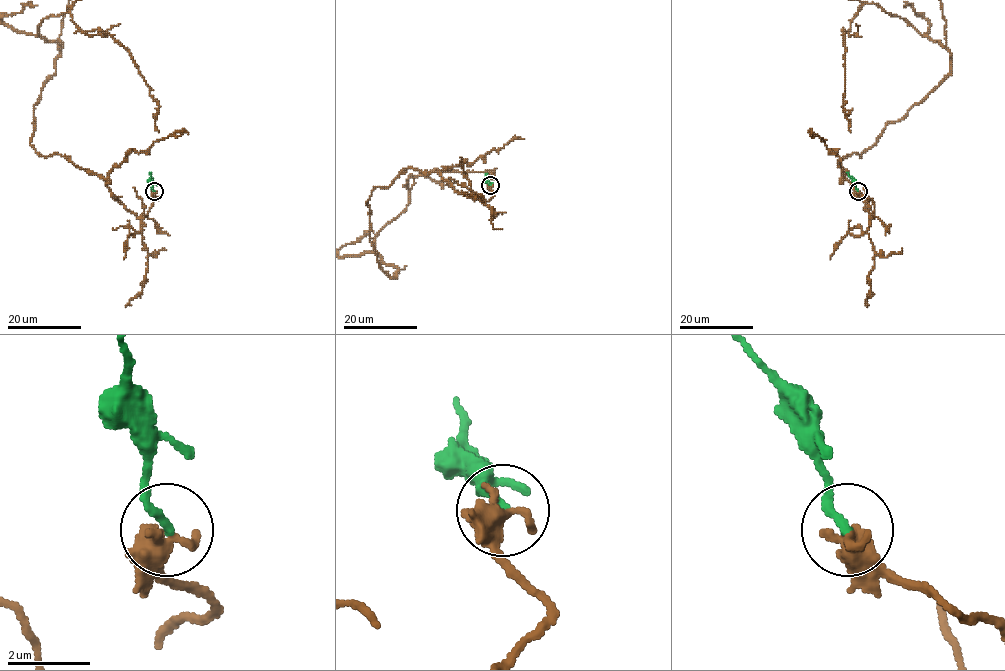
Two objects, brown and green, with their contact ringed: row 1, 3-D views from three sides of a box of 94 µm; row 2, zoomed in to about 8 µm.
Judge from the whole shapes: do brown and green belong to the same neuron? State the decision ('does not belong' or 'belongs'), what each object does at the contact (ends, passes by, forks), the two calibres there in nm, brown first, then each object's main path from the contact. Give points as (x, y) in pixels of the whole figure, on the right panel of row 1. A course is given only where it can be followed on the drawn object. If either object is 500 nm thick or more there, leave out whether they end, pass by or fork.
belongs; 550 nm thick on the brown side, 220 nm on the other; brown runs (858, 191), (873, 201), (871, 217), (840, 161), (875, 143), (951, 72); green runs (858, 191), (855, 181), (846, 172)

